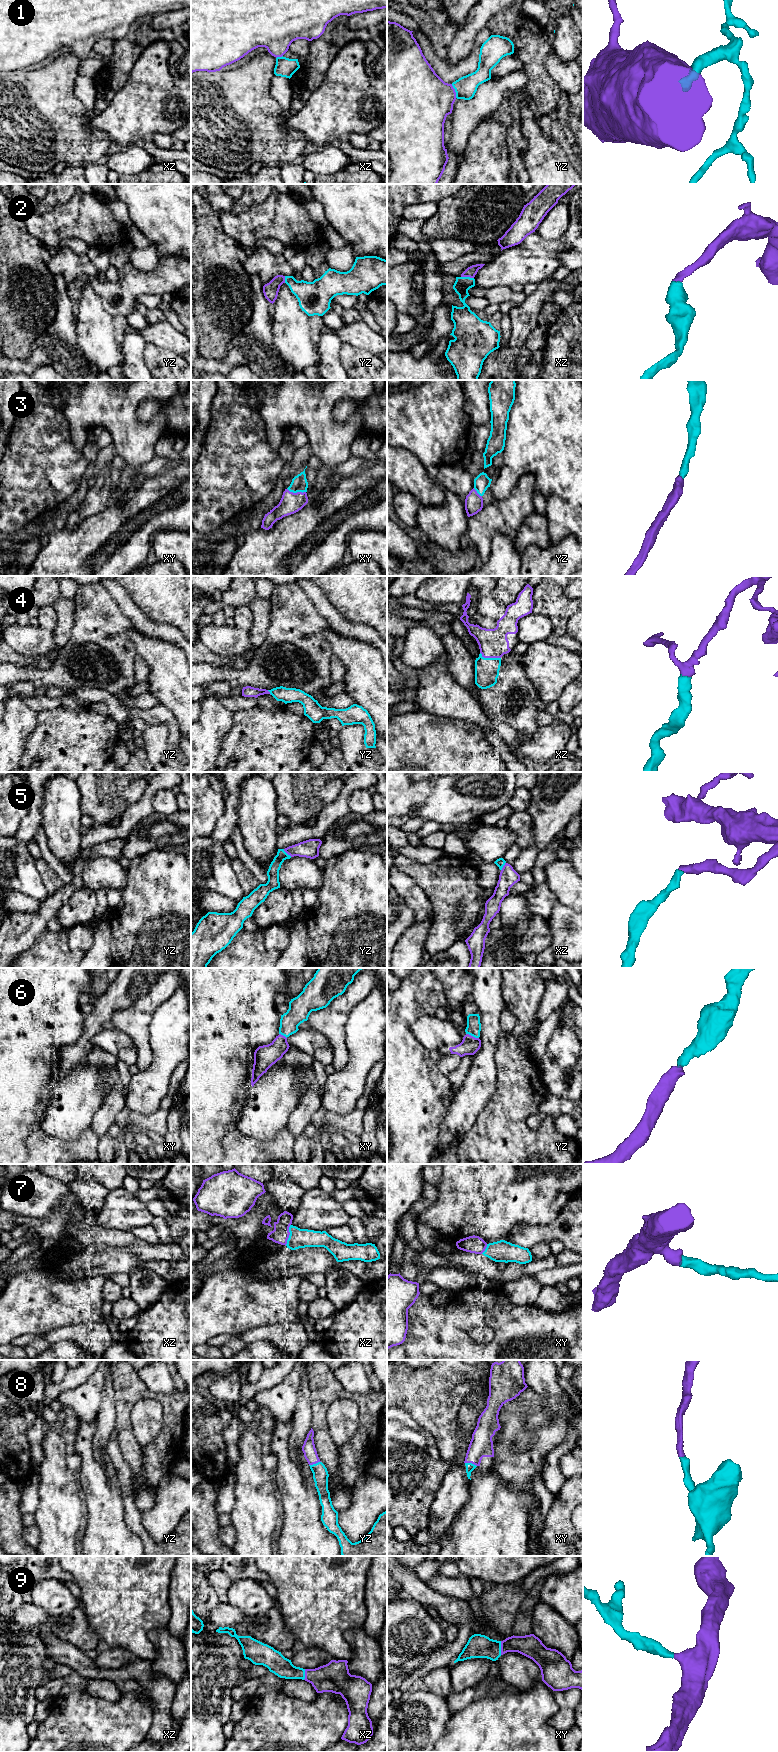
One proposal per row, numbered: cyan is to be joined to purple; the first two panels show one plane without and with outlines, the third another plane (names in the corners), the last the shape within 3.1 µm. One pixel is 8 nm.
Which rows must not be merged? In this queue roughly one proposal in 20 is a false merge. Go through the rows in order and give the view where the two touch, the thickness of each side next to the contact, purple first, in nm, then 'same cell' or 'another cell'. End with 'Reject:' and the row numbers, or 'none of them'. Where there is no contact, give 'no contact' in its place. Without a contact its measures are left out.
1: yz | 420/180 nm | same cell
2: xz | 90/130 nm | same cell
3: xy | 170/130 nm | same cell
4: xz | 240/190 nm | same cell
5: yz | 140/100 nm | same cell
6: yz | 150/120 nm | same cell
7: xz | 140/160 nm | same cell
8: yz | 110/130 nm | same cell
9: xy | 180/190 nm | same cell
Reject: none of them

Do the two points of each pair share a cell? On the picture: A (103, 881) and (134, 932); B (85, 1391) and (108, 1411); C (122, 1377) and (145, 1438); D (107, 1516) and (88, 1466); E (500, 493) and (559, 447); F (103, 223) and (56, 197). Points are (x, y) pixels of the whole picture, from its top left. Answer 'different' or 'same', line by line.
A: different
B: different
C: different
D: same
E: same
F: different

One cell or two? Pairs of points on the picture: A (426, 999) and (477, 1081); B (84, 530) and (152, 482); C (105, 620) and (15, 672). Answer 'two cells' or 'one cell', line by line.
A: two cells
B: one cell
C: one cell

